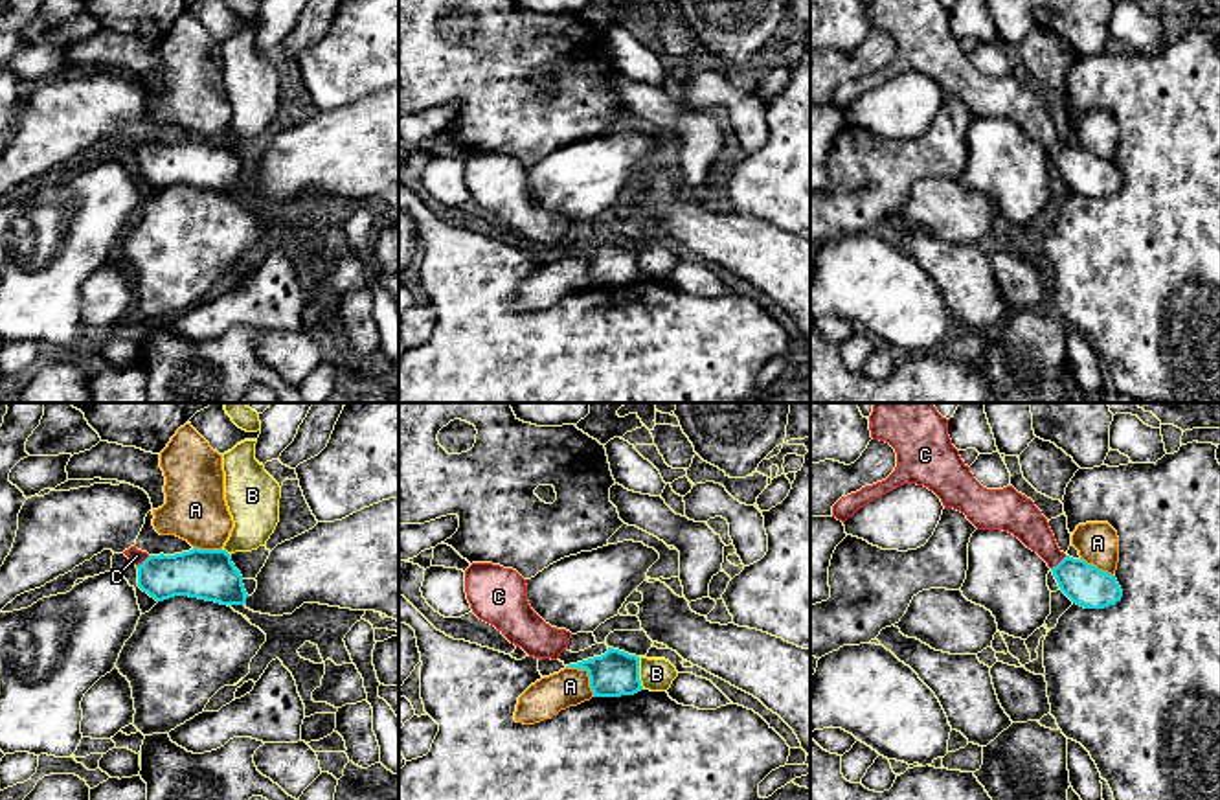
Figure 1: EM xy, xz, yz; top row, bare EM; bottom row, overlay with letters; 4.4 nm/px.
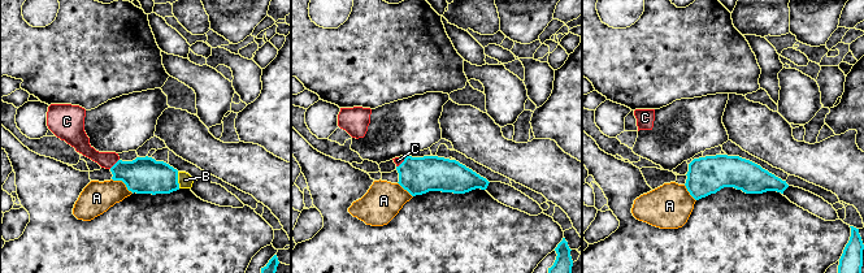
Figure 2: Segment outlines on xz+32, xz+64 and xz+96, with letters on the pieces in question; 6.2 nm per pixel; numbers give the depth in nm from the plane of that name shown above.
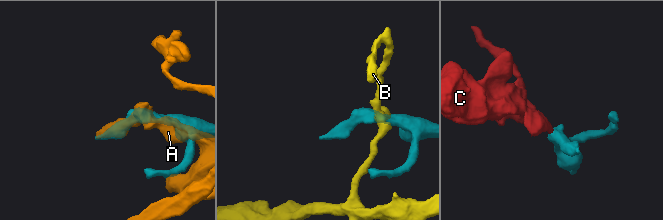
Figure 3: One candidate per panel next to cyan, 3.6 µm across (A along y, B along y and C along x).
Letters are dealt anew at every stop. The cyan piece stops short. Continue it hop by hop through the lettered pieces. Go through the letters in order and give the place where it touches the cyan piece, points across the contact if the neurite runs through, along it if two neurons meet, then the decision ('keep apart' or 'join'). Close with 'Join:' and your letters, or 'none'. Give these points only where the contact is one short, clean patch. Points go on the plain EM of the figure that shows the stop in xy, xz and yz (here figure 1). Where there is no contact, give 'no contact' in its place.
A: xz (588, 262) | keep apart
B: xz (638, 262) | along xz (638, 245), (638, 267), (643, 276) | keep apart
C: yz (1061, 149) | across yz (1086, 173), (1061, 149), (1022, 107) | join
Join: C

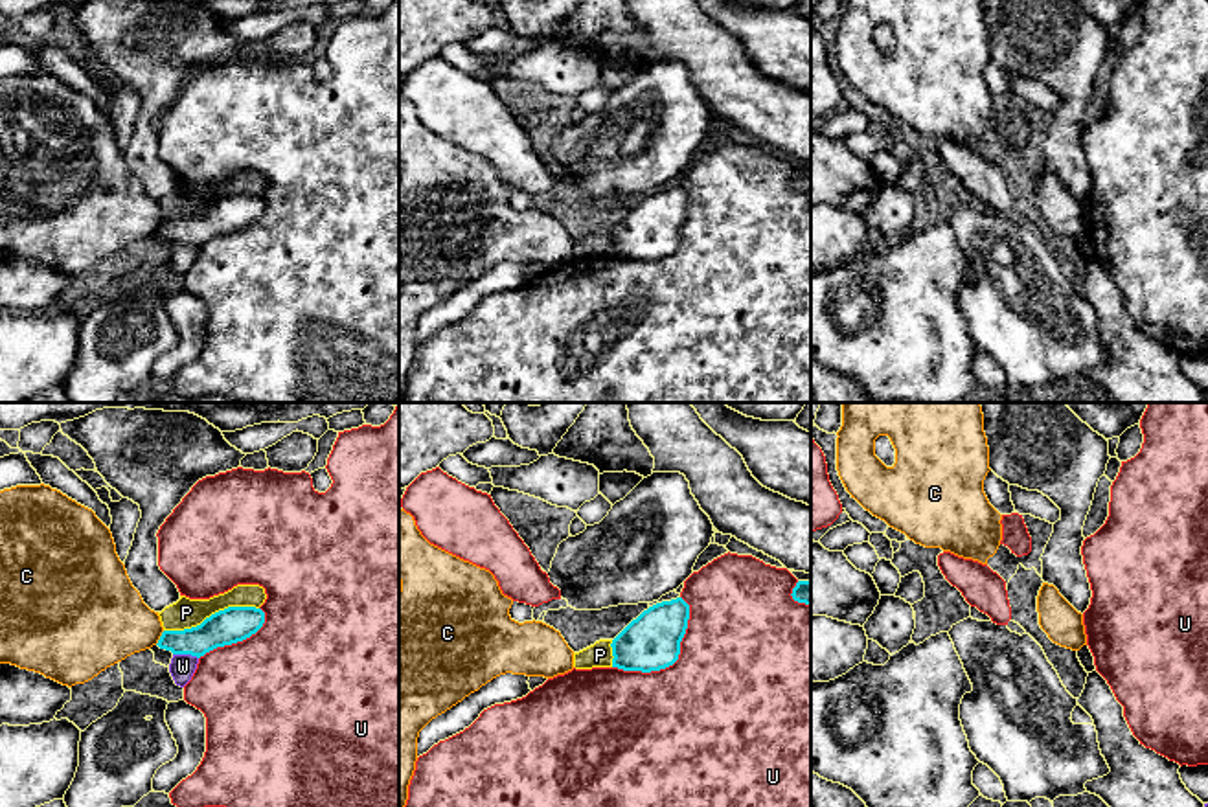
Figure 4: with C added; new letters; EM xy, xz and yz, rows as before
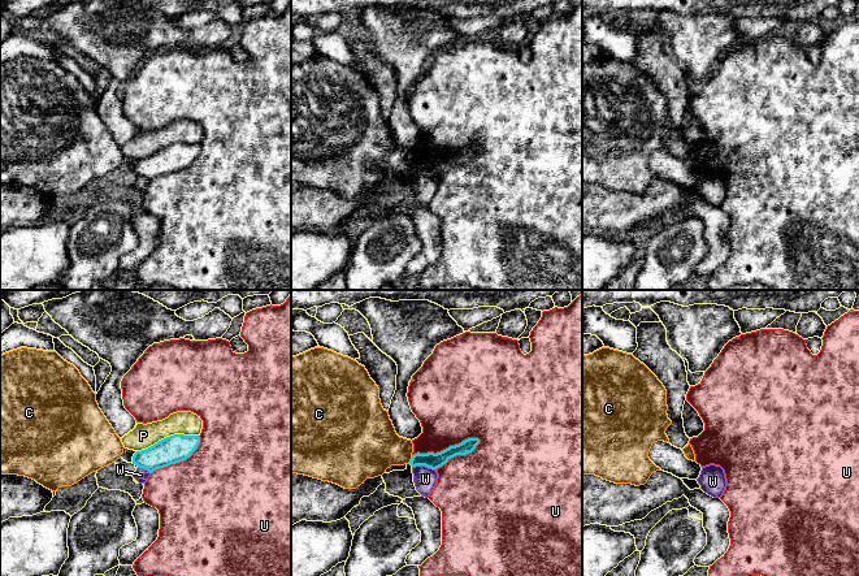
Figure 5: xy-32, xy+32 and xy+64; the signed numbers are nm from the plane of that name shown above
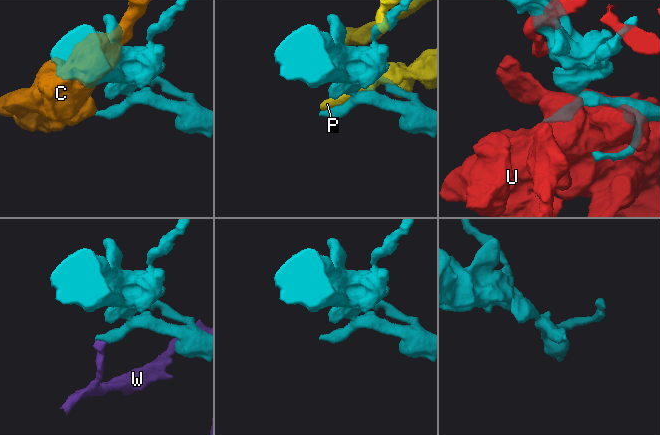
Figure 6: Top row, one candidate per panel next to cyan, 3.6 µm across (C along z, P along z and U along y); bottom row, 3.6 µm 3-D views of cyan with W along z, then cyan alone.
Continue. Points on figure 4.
C: xy (160, 227) | along xy (164, 219), (155, 232) | keep apart
P: xy (212, 203) | keep apart
U: xz (675, 249) | keep apart
W: xy (186, 241) | keep apart
Join: none

